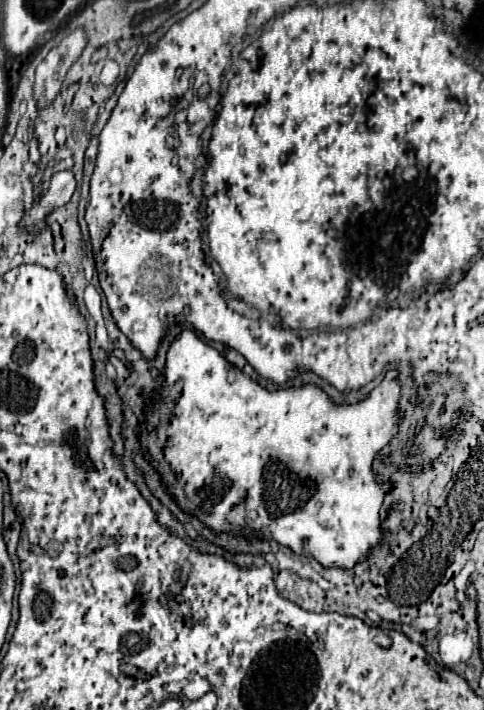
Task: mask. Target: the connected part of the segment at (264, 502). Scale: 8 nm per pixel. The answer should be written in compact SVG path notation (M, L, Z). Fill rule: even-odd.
M182 329L178 333L178 337L170 343L168 353L166 353L166 363L164 363L164 381L160 391L164 389L172 389L176 383L182 383L182 391L174 403L174 407L170 409L170 421L166 425L160 425L152 431L152 437L156 439L156 445L162 449L162 459L168 465L170 473L176 475L178 479L178 495L174 495L178 501L178 507L192 515L198 517L208 529L212 529L214 533L222 535L228 531L236 531L240 527L240 519L234 517L242 517L244 519L244 527L254 529L256 533L244 533L246 537L264 537L266 541L276 541L284 547L288 547L294 555L310 555L314 557L322 567L334 567L334 569L352 569L354 565L362 563L368 559L370 551L380 545L384 541L384 529L382 529L382 519L380 519L380 509L384 503L384 497L394 489L392 481L378 481L374 471L372 471L372 463L378 455L378 451L382 451L386 445L390 445L390 441L396 435L396 425L400 425L400 395L402 395L402 387L398 381L398 369L390 369L388 375L384 377L384 381L374 387L370 391L370 395L364 401L352 403L352 405L338 405L334 403L324 389L320 389L314 383L302 385L302 387L288 387L288 389L276 389L276 391L268 391L266 387L262 387L260 383L256 383L254 379L250 379L248 375L244 375L240 369L236 369L232 363L228 363L220 351L216 351L214 347L210 347L208 343L204 343L194 331L190 329ZM228 517L232 517L234 521L230 523Z

